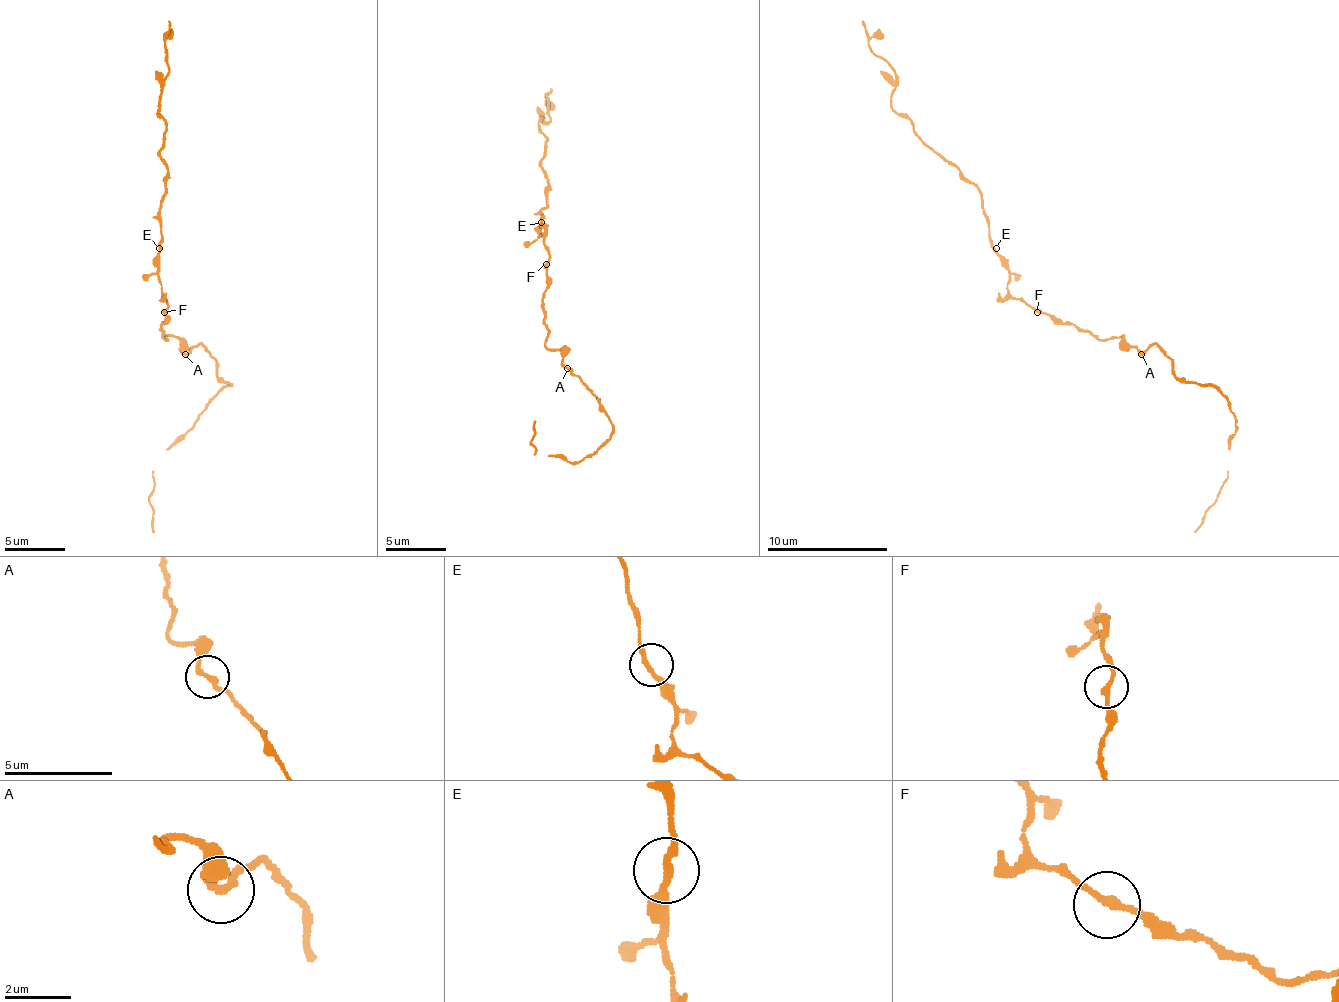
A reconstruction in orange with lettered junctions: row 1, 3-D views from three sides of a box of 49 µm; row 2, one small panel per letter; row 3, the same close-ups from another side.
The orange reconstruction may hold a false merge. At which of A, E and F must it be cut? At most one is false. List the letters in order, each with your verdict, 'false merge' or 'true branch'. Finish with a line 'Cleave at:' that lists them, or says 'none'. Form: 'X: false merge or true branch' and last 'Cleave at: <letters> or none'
A: true branch
E: true branch
F: true branch
Cleave at: none

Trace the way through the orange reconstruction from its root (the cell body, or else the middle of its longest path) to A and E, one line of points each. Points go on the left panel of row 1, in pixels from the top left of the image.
A: (165, 320), (162, 335), (165, 338), (174, 335), (186, 354)
E: (165, 320), (168, 305), (162, 299), (159, 248)

